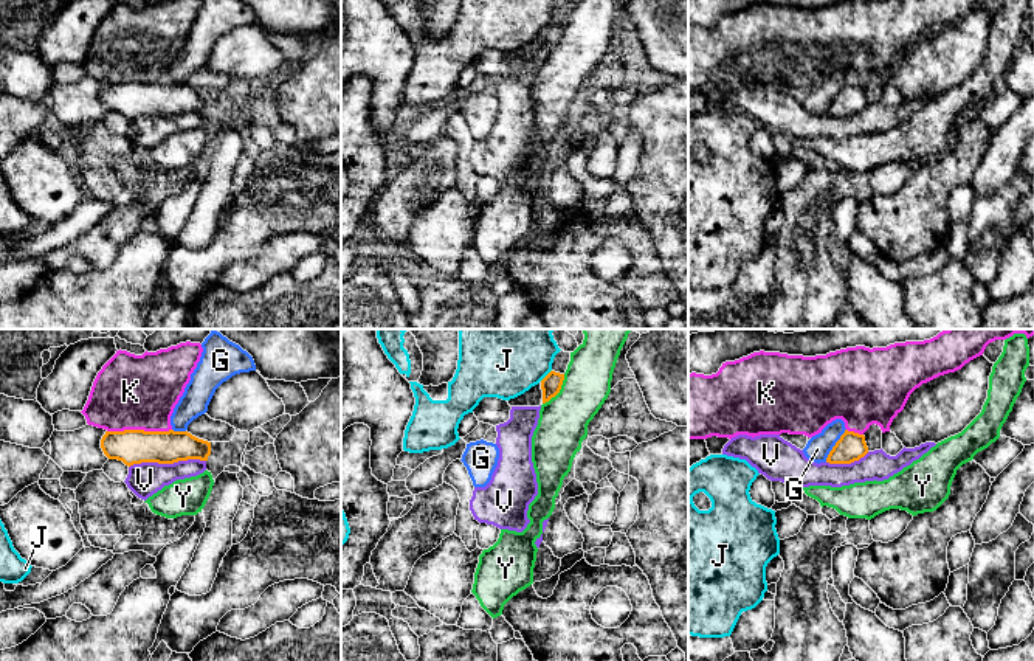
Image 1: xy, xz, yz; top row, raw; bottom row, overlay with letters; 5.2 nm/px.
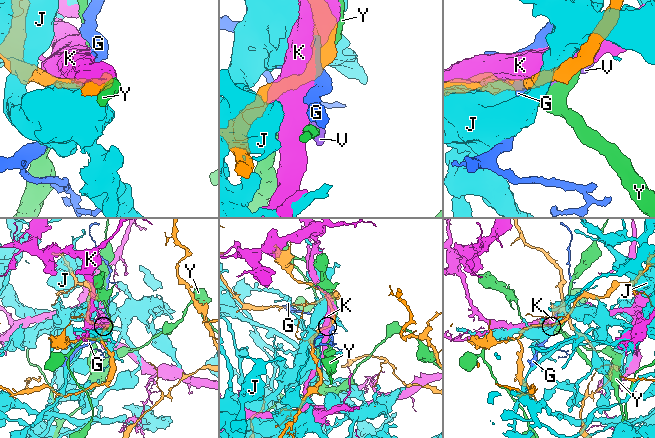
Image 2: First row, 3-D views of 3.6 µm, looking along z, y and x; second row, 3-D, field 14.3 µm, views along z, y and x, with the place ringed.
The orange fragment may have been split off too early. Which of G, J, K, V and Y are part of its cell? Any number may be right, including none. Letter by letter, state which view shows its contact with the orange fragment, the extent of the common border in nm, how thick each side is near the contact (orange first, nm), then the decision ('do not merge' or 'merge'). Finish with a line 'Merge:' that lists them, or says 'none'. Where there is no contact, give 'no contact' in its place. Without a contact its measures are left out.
G: yz | 200 nm | 150/130 nm | do not merge
J: xz | 90 nm | 110/480 nm | do not merge
K: xy | 340 nm | 180/380 nm | do not merge
V: xy | 400 nm | 180/170 nm | do not merge
Y: xz | 200 nm | 110/260 nm | do not merge
Merge: none

